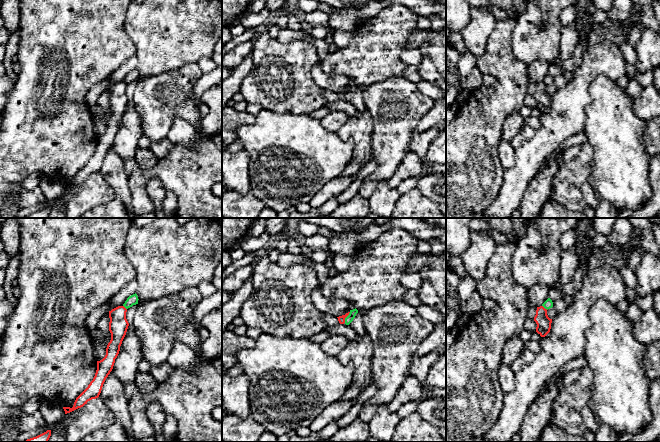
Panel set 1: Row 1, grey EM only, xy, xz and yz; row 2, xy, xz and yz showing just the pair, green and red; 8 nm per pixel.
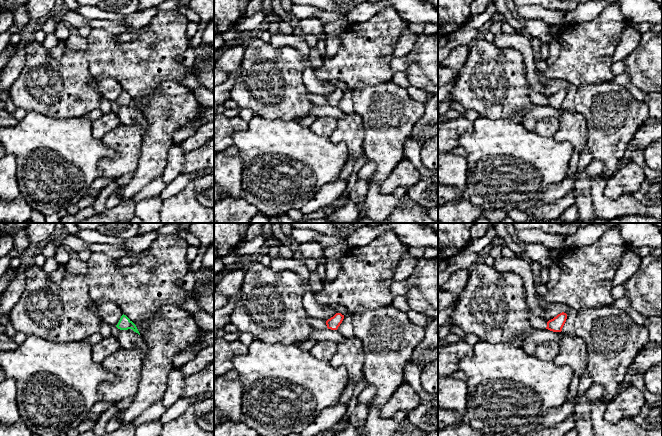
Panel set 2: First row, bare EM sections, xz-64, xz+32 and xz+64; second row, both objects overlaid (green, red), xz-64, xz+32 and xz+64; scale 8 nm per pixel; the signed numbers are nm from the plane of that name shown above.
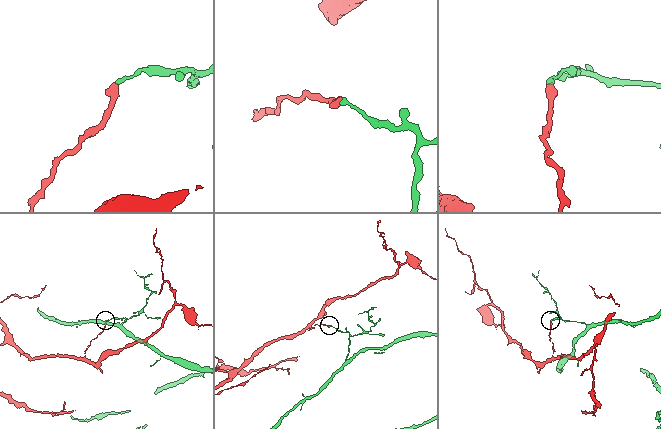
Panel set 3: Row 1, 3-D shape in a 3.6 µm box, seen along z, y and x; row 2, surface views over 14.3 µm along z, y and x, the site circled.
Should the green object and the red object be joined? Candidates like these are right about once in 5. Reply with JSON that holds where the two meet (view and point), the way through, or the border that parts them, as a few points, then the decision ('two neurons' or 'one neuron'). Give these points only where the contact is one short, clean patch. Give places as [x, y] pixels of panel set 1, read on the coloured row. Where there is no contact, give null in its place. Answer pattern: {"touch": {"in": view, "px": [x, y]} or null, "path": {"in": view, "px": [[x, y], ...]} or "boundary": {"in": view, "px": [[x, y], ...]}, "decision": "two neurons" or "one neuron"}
{"touch": {"in": "xz", "px": [346, 317]}, "boundary": {"in": "xz", "px": [[350, 312], [344, 322]]}, "decision": "two neurons"}

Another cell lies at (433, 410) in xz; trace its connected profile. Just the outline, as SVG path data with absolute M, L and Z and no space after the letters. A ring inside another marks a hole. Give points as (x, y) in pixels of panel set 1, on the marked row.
M446 397L424 399L416 411L436 428L446 428Z

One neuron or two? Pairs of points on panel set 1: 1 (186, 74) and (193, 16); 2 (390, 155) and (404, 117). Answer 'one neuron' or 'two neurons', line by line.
1: two neurons
2: one neuron

